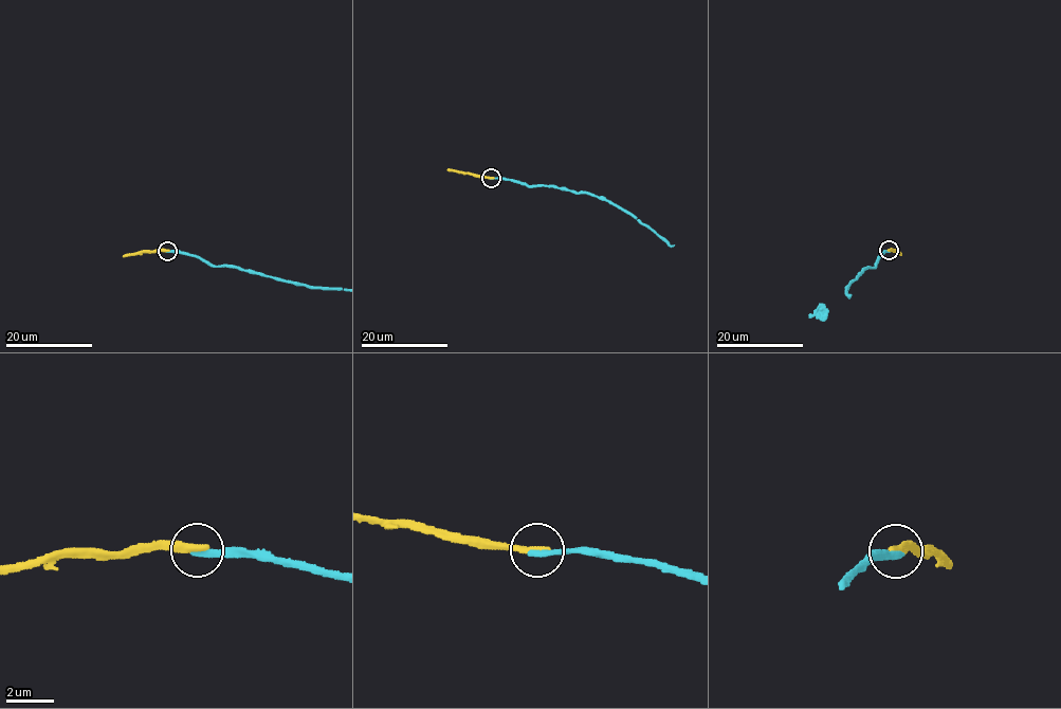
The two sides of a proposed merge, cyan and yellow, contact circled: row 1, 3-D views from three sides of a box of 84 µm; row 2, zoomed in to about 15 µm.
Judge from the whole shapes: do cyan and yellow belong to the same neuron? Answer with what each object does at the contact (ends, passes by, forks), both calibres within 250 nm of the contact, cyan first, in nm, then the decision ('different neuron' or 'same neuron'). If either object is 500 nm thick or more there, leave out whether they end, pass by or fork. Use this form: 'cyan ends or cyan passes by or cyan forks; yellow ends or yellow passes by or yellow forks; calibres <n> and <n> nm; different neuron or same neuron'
cyan ends; yellow ends; calibres 280 and 340 nm; different neuron

